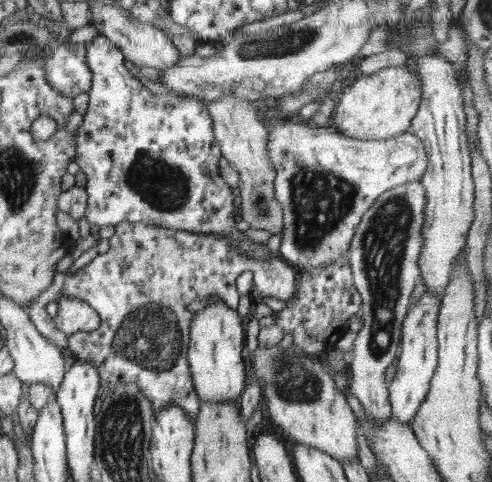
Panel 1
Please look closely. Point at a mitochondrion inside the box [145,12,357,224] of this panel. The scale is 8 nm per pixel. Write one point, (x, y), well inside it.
(291, 42)

